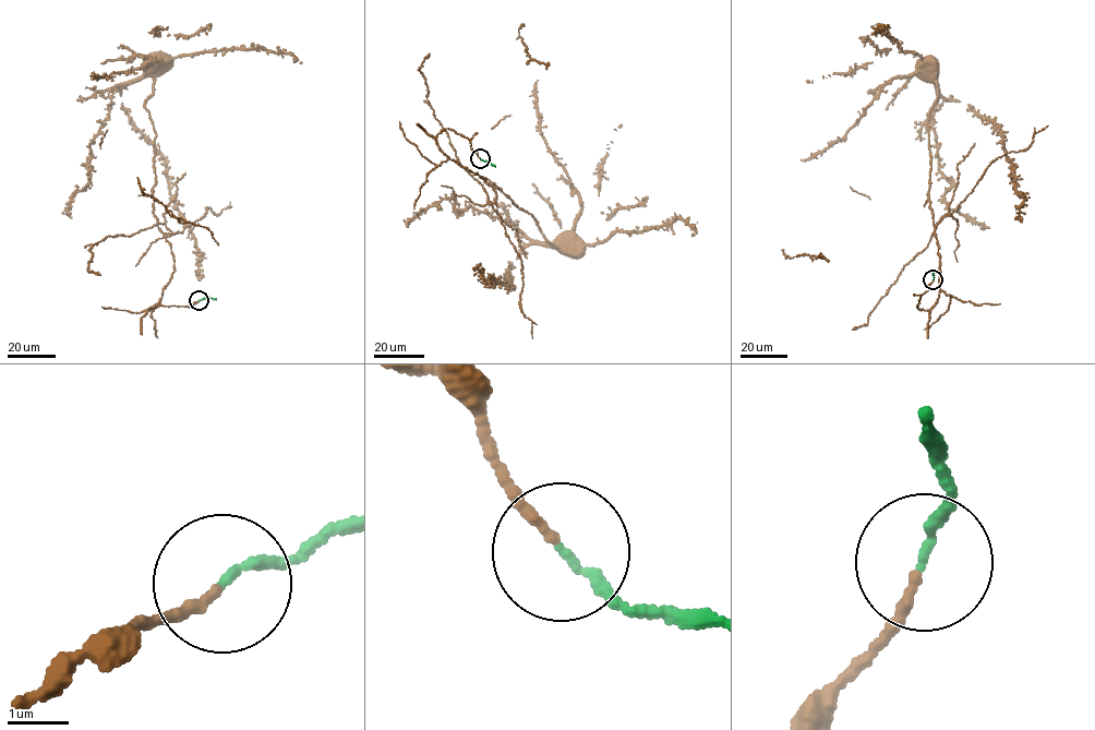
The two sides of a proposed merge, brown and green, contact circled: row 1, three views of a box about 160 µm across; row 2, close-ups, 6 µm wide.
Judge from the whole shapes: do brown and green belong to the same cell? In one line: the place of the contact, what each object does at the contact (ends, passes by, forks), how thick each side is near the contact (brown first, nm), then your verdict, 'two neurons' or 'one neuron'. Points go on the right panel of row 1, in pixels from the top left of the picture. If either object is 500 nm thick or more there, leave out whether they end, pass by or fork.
(933, 279) | brown ends | green ends | 160/140 nm | one neuron

